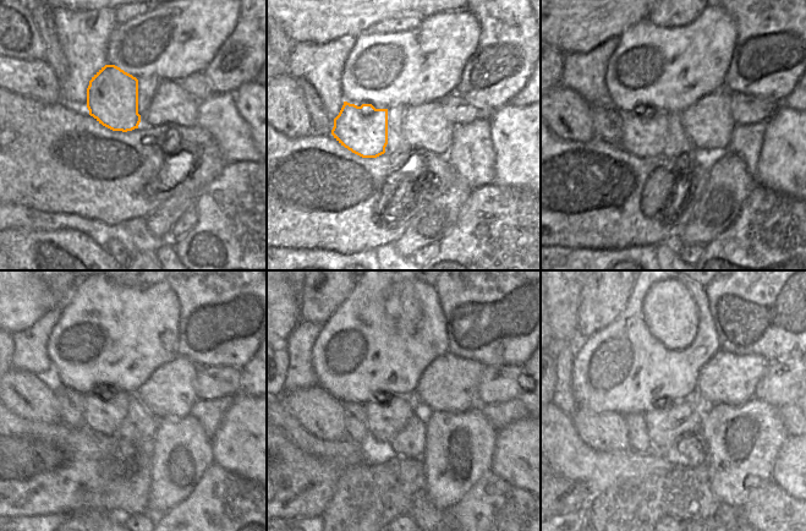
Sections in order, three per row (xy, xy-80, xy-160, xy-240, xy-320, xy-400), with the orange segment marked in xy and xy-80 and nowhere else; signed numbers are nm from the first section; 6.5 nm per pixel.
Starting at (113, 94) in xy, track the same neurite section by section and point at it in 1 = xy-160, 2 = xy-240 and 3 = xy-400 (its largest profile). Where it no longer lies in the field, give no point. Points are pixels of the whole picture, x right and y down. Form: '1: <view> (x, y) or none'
1: xy-160 (643, 135)
2: xy-240 (104, 409)
3: xy-400 (673, 419)

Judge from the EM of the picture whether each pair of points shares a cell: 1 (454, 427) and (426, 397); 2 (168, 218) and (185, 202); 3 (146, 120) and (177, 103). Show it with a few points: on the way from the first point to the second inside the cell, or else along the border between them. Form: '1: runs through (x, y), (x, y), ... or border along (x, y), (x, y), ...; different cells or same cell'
1: border along (469, 409), (464, 411), (426, 412); different cells
2: runs through (171, 214), (181, 204); same cell
3: runs through (153, 116), (170, 105); same cell

